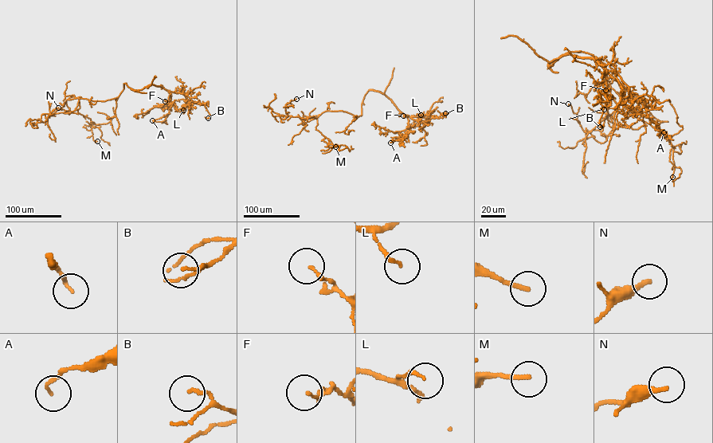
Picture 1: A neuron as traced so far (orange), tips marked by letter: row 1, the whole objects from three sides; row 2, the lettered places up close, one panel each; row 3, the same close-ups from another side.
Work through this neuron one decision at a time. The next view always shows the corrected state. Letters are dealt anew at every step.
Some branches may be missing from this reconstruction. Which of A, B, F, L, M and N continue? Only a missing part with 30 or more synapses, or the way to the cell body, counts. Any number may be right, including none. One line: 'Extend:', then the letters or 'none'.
Extend: none

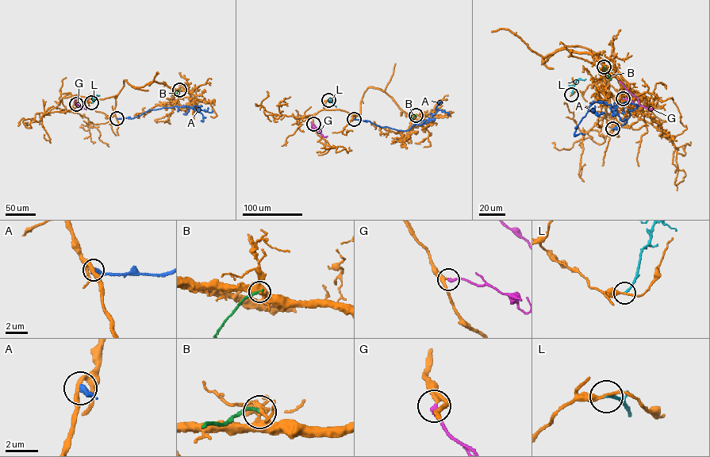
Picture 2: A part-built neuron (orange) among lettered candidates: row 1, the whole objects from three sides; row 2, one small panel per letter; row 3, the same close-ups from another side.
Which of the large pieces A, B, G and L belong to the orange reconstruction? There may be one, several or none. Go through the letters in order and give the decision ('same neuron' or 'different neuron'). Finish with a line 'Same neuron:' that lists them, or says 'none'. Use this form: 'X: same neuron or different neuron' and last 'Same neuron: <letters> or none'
A: different neuron
B: different neuron
G: same neuron
L: different neuron
Same neuron: G

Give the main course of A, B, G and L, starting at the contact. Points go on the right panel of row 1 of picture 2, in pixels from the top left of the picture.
A: (612, 128), (627, 122), (629, 110), (638, 105), (627, 102), (615, 107), (592, 101), (574, 132), (584, 134)
B: (604, 67), (611, 80)
G: (623, 98), (638, 105), (637, 97), (618, 81)
L: (571, 94), (576, 81), (585, 79)

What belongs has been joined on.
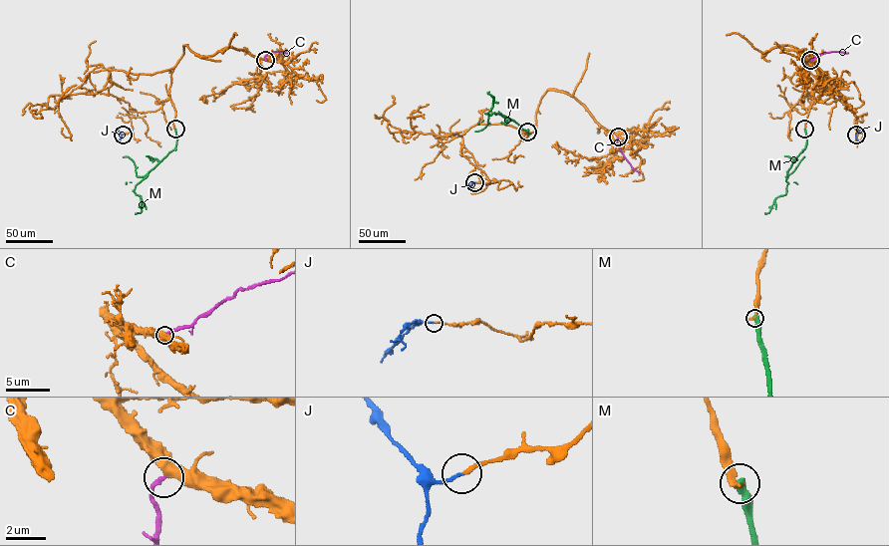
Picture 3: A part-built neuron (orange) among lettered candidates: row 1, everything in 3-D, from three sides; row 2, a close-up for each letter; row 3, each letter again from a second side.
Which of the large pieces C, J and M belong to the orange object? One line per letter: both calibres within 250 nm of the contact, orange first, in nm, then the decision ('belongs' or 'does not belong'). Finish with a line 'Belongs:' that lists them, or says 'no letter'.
C: 480 nm thick on the orange side, 220 nm on the other; does not belong
J: 190 nm thick on the orange side, 150 nm on the other; belongs
M: 360 nm thick on the orange side, 400 nm on the other; belongs
Belongs: J, M

